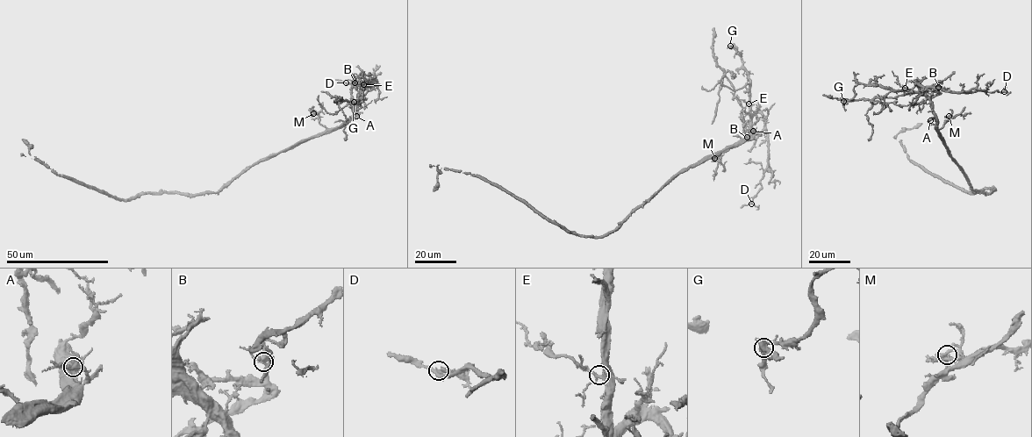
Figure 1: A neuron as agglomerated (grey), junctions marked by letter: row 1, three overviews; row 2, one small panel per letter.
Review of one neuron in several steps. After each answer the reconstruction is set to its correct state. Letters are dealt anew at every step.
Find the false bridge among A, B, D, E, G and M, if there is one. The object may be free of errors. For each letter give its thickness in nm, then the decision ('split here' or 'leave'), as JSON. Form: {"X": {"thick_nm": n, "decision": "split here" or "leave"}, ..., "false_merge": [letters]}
{"A": {"thick_nm": 280, "decision": "leave"}, "B": {"thick_nm": 280, "decision": "split here"}, "D": {"thick_nm": 240, "decision": "leave"}, "E": {"thick_nm": 260, "decision": "leave"}, "G": {"thick_nm": 280, "decision": "leave"}, "M": {"thick_nm": 320, "decision": "leave"}, "false_merge": ["B"]}

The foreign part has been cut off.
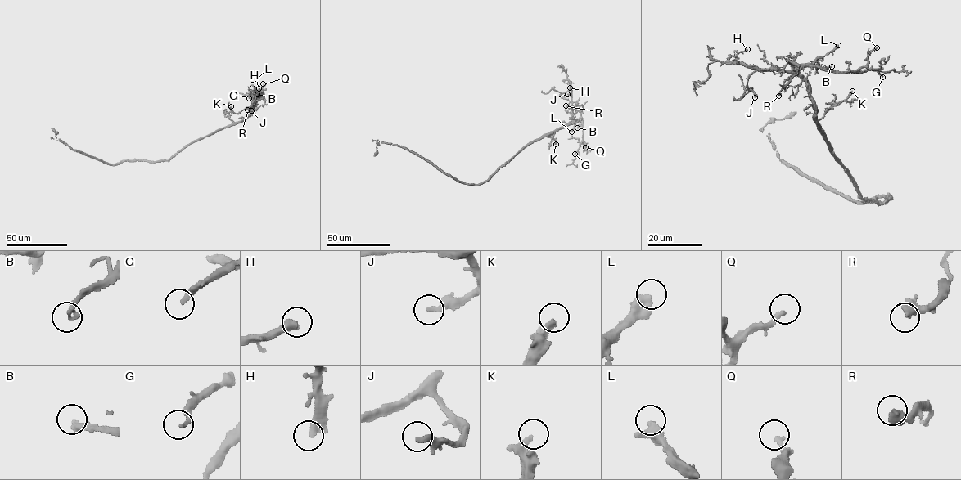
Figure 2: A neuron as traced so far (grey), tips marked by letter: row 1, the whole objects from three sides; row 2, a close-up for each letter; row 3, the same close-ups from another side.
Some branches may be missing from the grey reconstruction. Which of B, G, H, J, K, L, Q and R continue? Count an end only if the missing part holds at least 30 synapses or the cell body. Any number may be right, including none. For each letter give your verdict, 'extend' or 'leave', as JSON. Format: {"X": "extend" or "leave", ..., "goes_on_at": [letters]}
{"B": "extend", "G": "leave", "H": "leave", "J": "leave", "K": "extend", "L": "extend", "Q": "leave", "R": "leave", "goes_on_at": ["B", "K", "L"]}

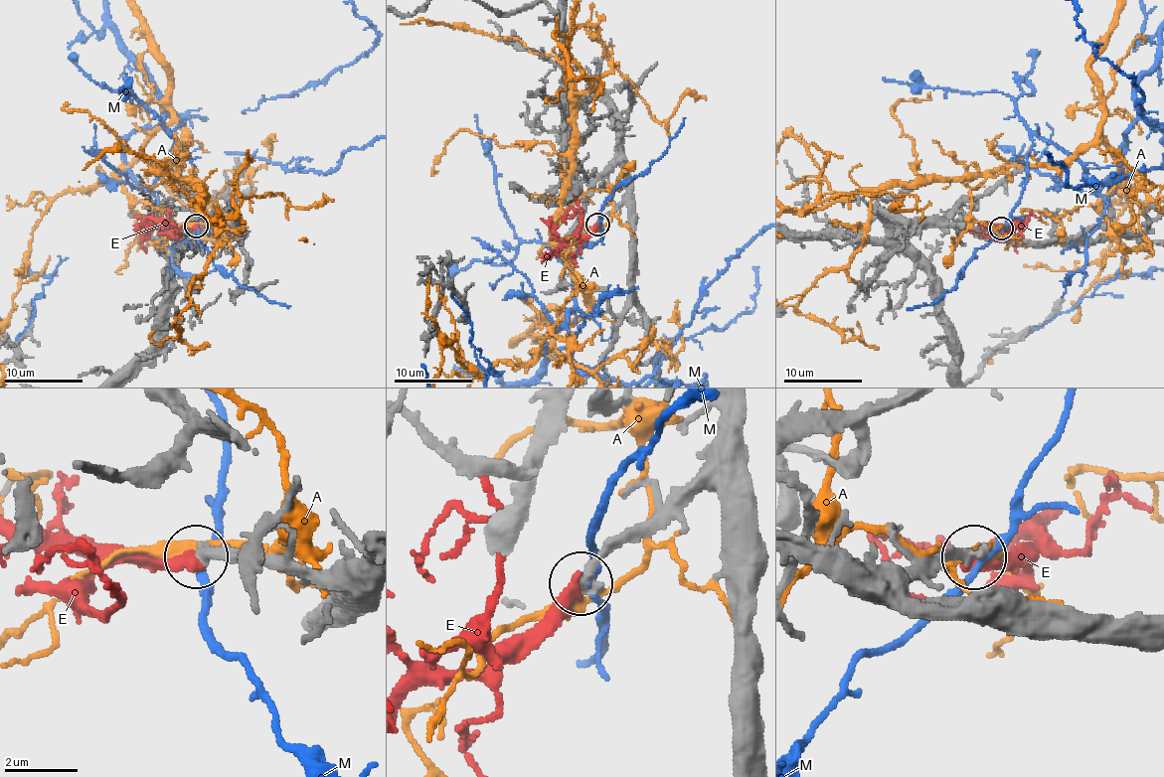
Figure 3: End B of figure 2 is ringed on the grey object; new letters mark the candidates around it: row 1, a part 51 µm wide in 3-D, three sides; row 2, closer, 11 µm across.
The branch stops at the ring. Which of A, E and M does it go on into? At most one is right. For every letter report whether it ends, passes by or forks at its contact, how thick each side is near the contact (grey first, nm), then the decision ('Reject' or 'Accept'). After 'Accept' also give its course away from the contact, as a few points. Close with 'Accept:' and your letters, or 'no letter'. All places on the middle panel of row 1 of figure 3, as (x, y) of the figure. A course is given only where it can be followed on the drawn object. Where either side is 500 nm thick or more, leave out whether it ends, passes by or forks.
A: It passes by. Thickness 260 nm (grey) against 280 nm. Reject
E: It ends there. Thickness 320 nm (grey) against 420 nm. Accept. Its course: (598, 224), (575, 243), (564, 243), (547, 253), (558, 251)
M: It passes by. Thickness 280 nm (grey) against 190 nm. Reject
Accept: E

